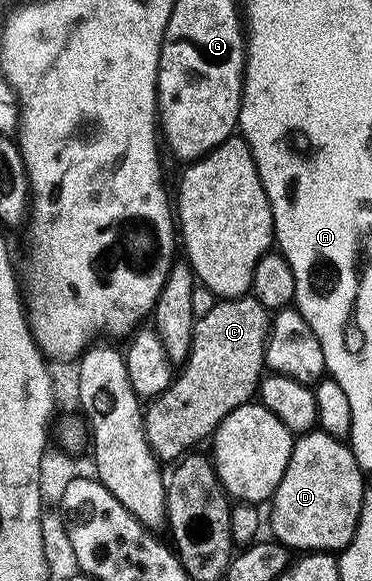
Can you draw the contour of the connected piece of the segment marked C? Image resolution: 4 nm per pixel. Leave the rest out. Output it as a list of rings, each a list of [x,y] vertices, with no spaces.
[[[251,296],[243,298],[221,298],[206,312],[206,316],[195,319],[193,338],[188,358],[179,367],[172,382],[158,395],[147,403],[144,411],[144,431],[148,443],[160,459],[168,464],[171,458],[180,460],[193,449],[195,442],[207,439],[216,433],[216,426],[234,408],[244,406],[257,397],[260,380],[266,373],[264,365],[264,349],[268,343],[270,318],[264,306]]]

